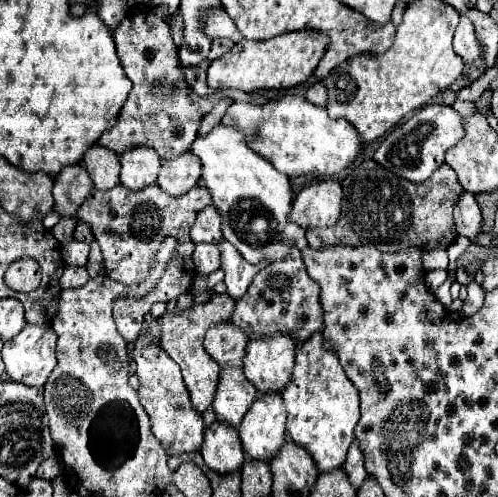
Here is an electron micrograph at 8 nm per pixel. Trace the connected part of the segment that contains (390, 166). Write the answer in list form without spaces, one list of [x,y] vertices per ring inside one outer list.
[[[429,104],[415,112],[407,122],[397,126],[393,132],[389,132],[383,138],[383,144],[379,144],[379,148],[375,150],[373,160],[379,162],[379,166],[399,174],[409,182],[423,182],[433,174],[433,170],[437,170],[443,164],[445,152],[451,146],[455,146],[461,138],[463,138],[461,116],[451,106]]]

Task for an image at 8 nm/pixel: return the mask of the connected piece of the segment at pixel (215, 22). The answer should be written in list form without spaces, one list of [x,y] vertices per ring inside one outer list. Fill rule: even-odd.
[[[215,12],[215,14],[209,16],[207,34],[209,34],[211,38],[229,38],[229,40],[233,40],[235,44],[243,40],[243,36],[239,34],[237,26],[235,26],[233,20],[227,16],[227,12]]]

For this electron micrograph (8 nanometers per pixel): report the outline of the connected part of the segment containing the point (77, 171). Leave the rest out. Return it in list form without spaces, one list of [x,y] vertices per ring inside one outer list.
[[[71,164],[63,168],[61,174],[55,176],[55,186],[53,186],[55,210],[61,216],[75,216],[77,208],[89,196],[91,188],[93,188],[91,176],[81,164]]]

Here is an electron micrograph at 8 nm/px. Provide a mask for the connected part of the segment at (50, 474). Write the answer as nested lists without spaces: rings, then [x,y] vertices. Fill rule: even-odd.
[[[53,454],[51,458],[47,458],[47,460],[41,462],[41,466],[39,466],[39,470],[37,470],[37,478],[53,480],[53,478],[57,478],[61,472],[63,472],[63,464],[59,462],[59,456]]]

